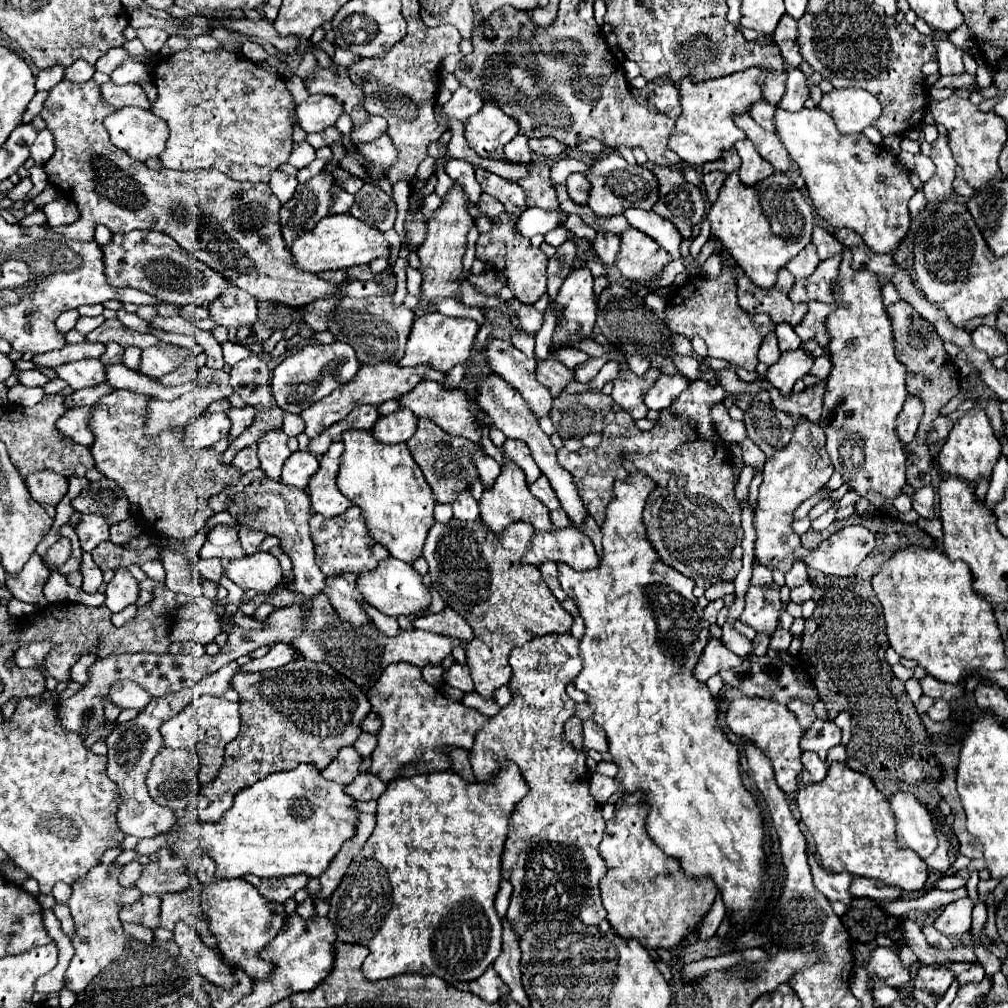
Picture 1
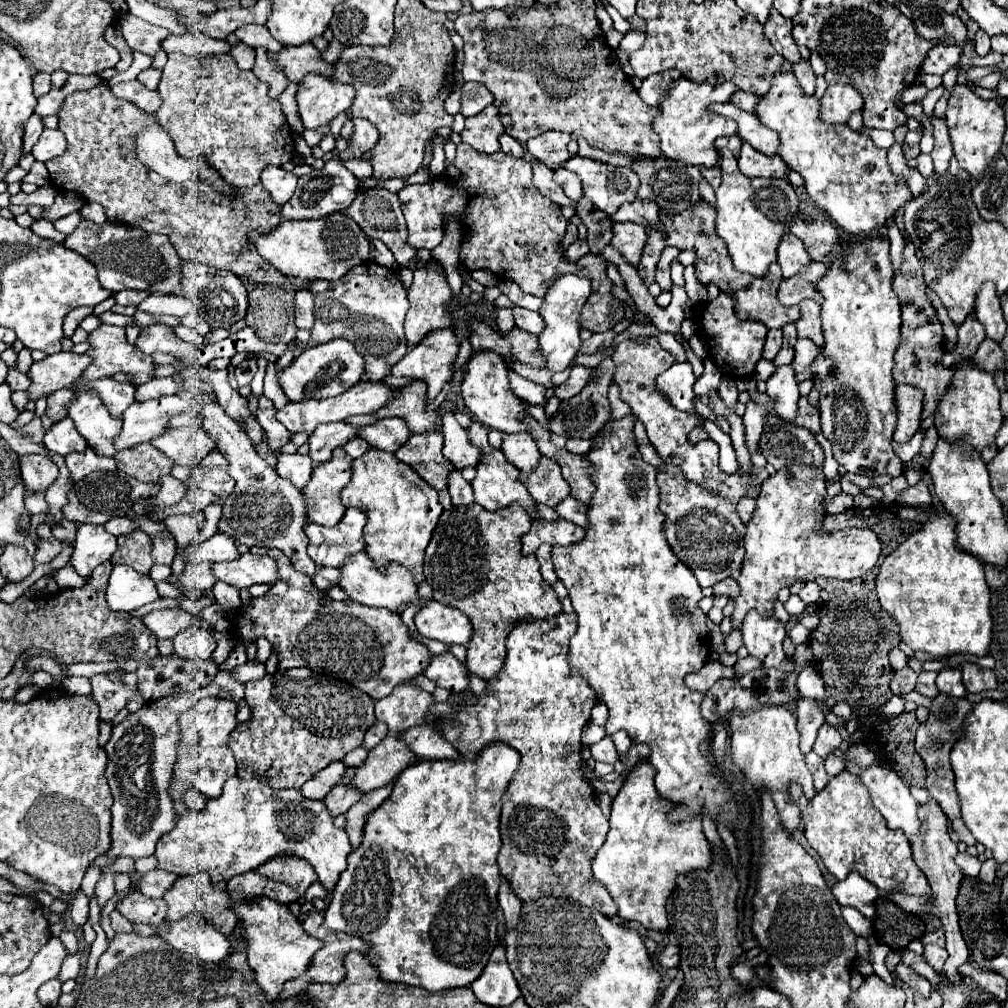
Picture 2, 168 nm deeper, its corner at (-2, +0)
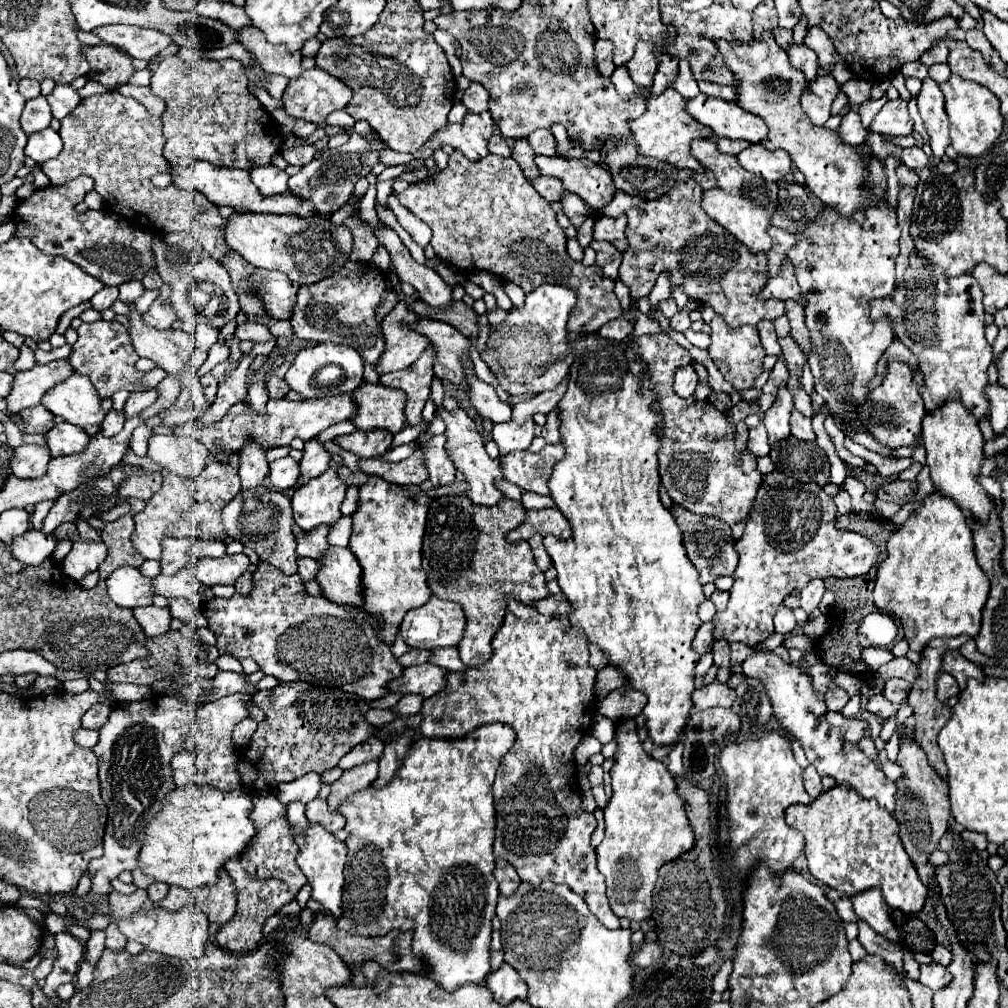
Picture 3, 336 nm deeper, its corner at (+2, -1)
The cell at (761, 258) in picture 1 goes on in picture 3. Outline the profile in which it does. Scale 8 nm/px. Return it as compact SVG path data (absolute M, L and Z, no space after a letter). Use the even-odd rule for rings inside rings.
M697 138L691 142L691 154L715 174L715 186L711 190L703 192L703 210L719 222L727 232L731 232L737 240L741 240L751 252L769 252L771 238L767 234L769 216L773 214L773 208L777 208L777 184L763 180L737 162L737 156L727 156L717 150L715 138Z

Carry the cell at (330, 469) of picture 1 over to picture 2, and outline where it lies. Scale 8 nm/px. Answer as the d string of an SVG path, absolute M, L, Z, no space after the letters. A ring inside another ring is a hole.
M337 447L333 457L315 467L311 481L305 485L305 499L309 503L309 521L333 527L345 513L341 503L341 487L349 483L351 457Z

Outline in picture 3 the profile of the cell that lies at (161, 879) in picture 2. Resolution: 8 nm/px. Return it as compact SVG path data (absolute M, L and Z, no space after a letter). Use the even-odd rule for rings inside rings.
M151 884L151 886L147 888L147 892L149 892L149 898L151 898L155 904L159 904L159 902L167 896L169 886L167 886L167 884Z

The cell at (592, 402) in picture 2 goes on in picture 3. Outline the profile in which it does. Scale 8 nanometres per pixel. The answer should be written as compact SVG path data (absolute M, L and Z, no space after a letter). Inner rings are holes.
M557 410L549 412L547 414L547 424L543 426L543 440L547 444L557 444L561 440L561 434L559 434L559 418L557 418Z

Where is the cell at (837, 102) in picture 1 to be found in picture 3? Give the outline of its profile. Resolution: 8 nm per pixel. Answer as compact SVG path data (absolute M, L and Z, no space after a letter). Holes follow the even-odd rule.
M815 78L807 82L807 90L801 96L801 108L809 116L815 126L823 126L831 116L831 104L839 92L839 84L835 78Z

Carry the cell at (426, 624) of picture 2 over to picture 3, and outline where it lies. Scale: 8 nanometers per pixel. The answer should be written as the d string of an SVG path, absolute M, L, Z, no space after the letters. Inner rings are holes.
M431 596L431 600L415 608L403 618L401 638L409 648L445 648L457 646L465 628L465 616L457 602L441 600Z

